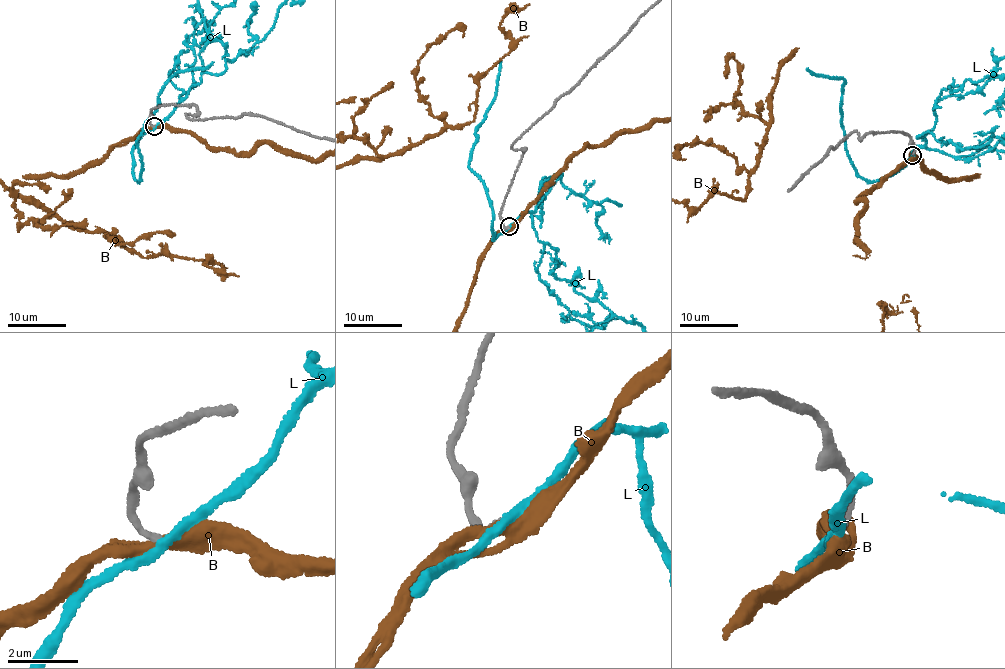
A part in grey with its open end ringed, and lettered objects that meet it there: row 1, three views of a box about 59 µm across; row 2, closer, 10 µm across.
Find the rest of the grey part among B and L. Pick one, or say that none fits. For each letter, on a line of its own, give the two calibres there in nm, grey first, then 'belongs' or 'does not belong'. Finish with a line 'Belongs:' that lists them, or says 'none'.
B: 240/360 nm | does not belong
L: 200/260 nm | does not belong
Belongs: none

